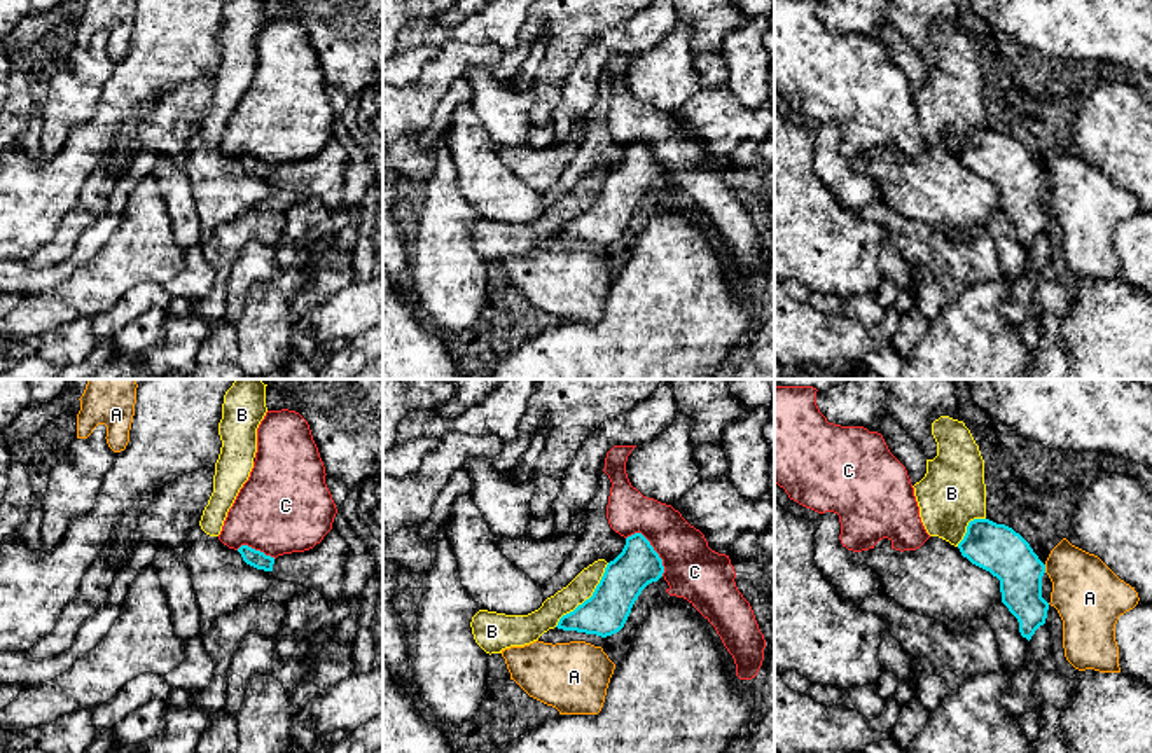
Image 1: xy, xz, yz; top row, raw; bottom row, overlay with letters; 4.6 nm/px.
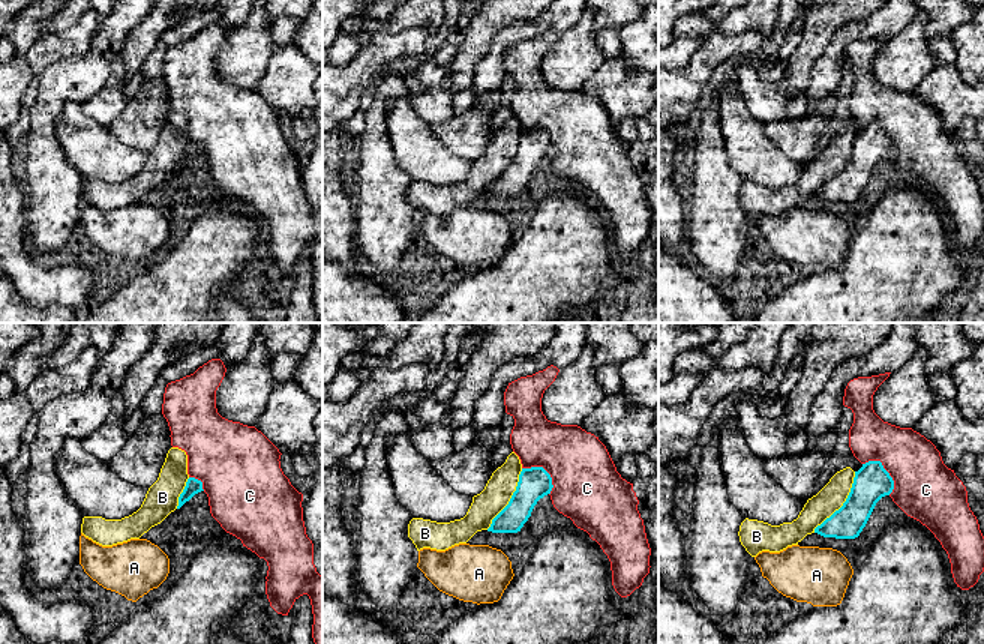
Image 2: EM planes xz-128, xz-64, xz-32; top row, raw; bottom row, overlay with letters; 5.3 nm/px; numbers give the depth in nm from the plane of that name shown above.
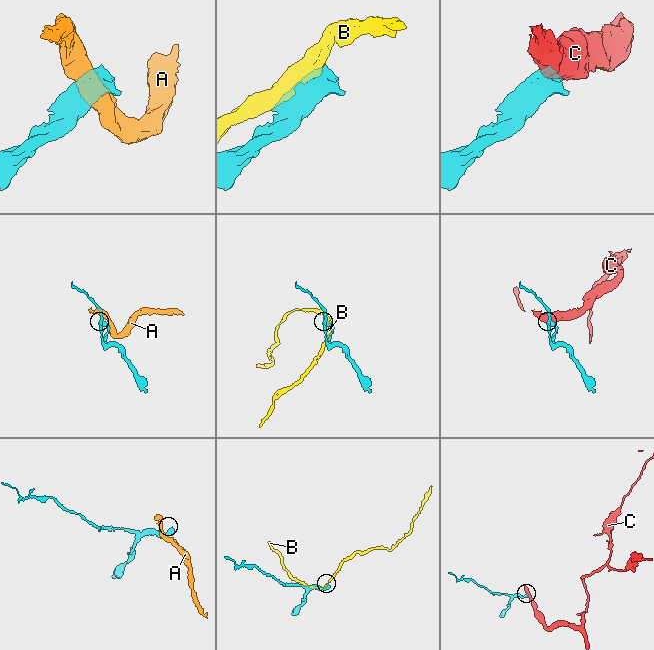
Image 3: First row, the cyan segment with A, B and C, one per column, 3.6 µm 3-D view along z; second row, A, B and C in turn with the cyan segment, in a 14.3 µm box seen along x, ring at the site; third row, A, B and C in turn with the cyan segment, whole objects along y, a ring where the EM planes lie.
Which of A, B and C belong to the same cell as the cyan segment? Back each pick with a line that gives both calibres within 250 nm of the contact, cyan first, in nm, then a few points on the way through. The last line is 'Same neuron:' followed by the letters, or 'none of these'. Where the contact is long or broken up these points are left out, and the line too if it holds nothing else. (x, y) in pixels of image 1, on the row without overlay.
Same neuron: none of these

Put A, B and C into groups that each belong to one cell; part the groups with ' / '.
A / B / C

